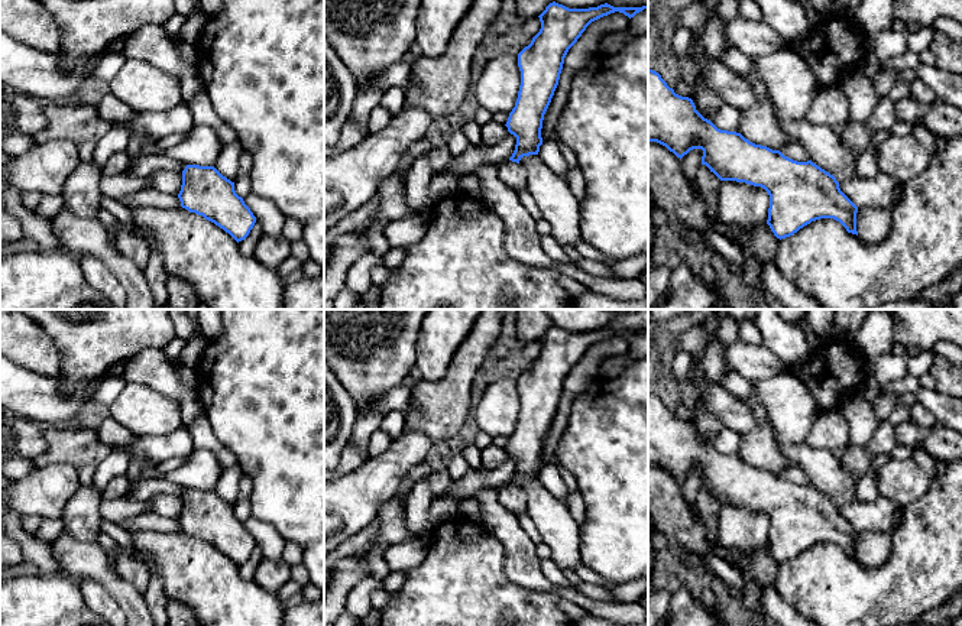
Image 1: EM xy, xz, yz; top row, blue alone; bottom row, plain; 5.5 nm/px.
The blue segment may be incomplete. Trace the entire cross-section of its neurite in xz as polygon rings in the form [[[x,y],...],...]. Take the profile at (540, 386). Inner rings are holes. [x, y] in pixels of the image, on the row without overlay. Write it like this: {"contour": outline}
{"contour": [[[553,325],[538,340],[540,356],[518,377],[521,409],[505,448],[516,461],[516,468],[512,480],[498,489],[498,500],[506,510],[514,515],[527,512],[527,496],[519,484],[540,476],[544,438],[558,409],[569,373],[592,346],[615,335],[631,343],[644,333],[647,330],[613,331],[608,327],[589,333],[569,333]]]}

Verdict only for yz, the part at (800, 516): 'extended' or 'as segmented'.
as segmented

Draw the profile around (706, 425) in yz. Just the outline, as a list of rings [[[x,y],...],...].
[[[697,400],[694,403],[696,415],[691,421],[696,434],[707,444],[710,444],[710,440],[713,435],[720,432],[725,426],[722,422],[713,416],[709,411],[709,406],[705,400]]]

